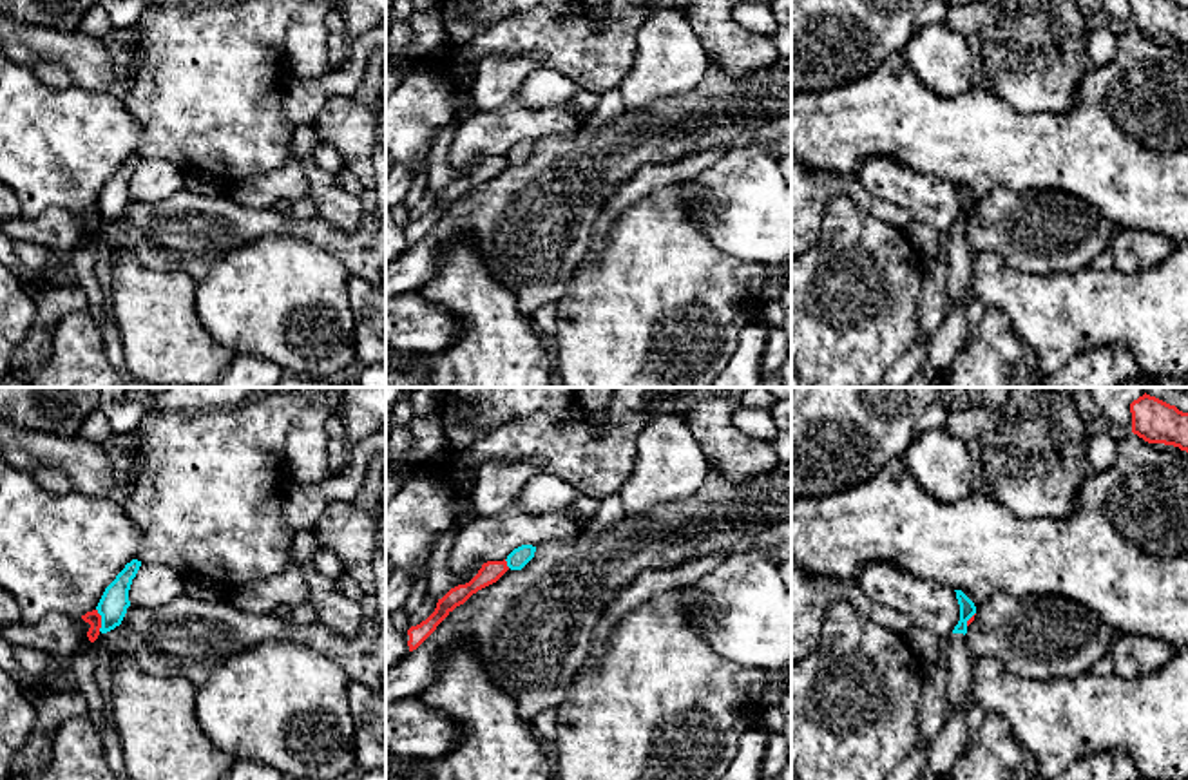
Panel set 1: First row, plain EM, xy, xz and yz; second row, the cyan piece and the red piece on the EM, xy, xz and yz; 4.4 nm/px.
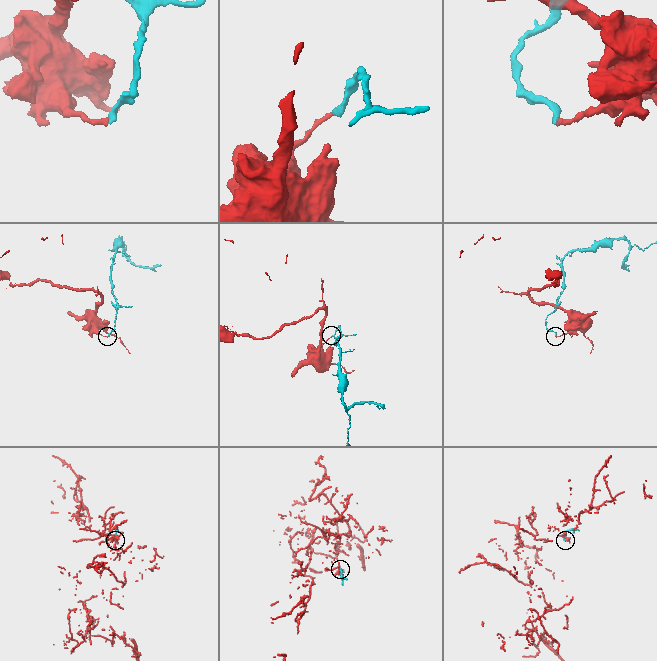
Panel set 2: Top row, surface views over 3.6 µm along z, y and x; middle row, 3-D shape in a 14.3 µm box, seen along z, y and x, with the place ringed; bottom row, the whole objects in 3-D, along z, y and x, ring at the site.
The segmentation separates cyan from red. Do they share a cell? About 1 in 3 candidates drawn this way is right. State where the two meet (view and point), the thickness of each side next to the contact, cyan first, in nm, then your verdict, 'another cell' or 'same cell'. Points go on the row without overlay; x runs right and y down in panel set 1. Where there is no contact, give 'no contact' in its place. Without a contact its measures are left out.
contact xy (102, 214); calibres 130 and 70 nm; another cell

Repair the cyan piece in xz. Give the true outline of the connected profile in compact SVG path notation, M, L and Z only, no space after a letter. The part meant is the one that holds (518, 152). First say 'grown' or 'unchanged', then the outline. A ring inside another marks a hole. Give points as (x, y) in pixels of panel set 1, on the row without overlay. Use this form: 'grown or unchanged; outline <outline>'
unchanged; outline M522 139L514 143L505 154L507 161L511 165L522 165L534 152L534 147L536 147L536 141L532 139Z

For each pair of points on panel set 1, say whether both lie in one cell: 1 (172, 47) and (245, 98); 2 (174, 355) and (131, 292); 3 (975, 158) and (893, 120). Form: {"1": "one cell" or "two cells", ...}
{"1": "one cell", "2": "one cell", "3": "one cell"}

